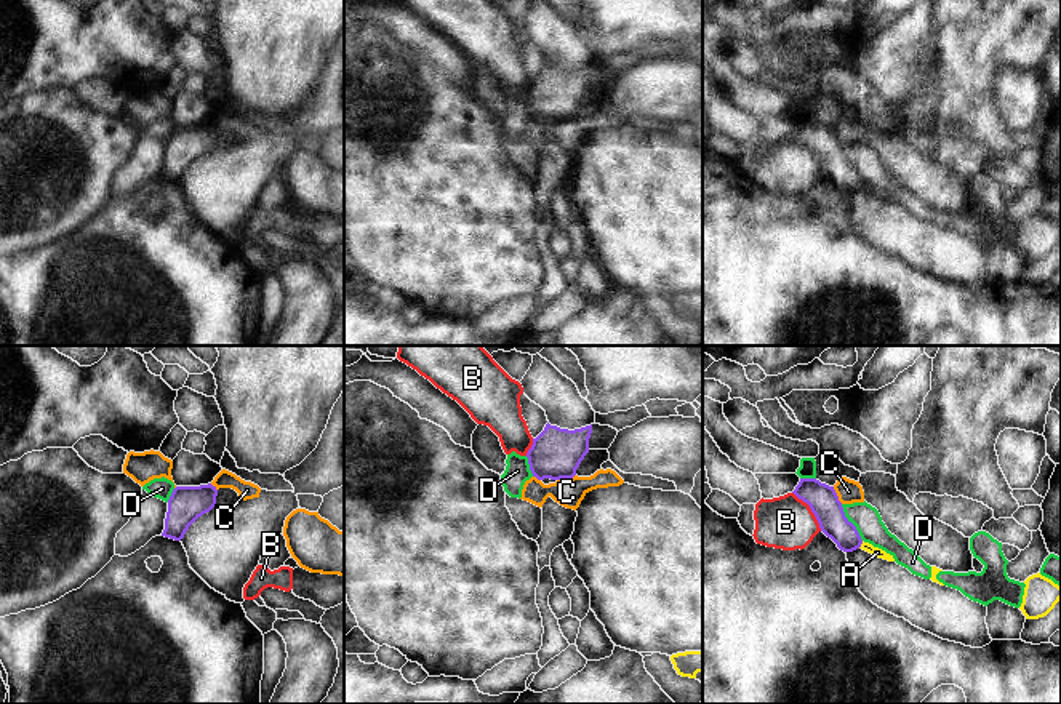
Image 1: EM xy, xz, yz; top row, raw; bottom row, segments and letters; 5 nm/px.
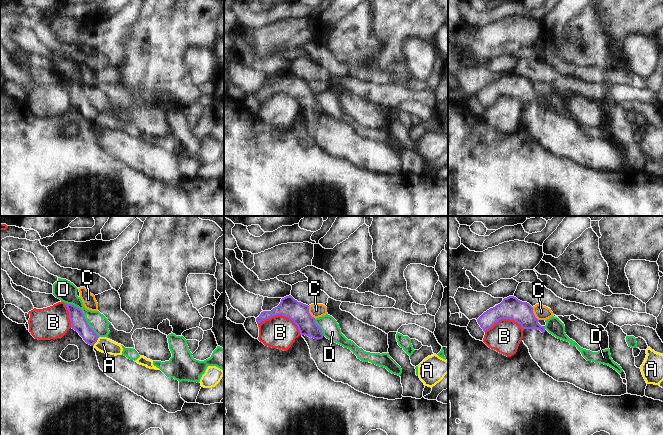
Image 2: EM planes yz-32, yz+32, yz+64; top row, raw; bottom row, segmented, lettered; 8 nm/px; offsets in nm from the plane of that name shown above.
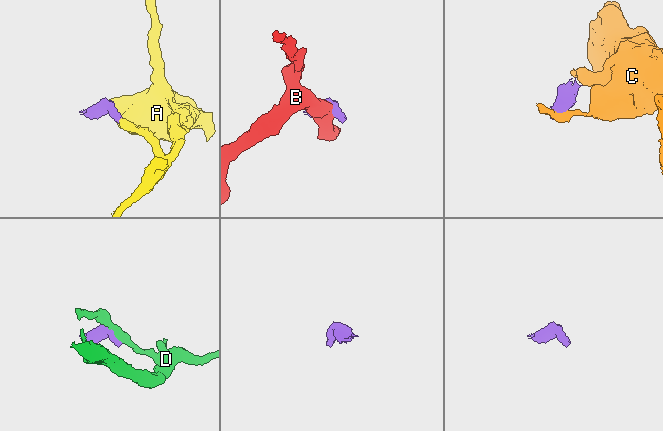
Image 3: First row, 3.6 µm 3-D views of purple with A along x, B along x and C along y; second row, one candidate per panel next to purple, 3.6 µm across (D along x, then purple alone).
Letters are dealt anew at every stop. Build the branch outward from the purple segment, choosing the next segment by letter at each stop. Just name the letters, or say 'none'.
none

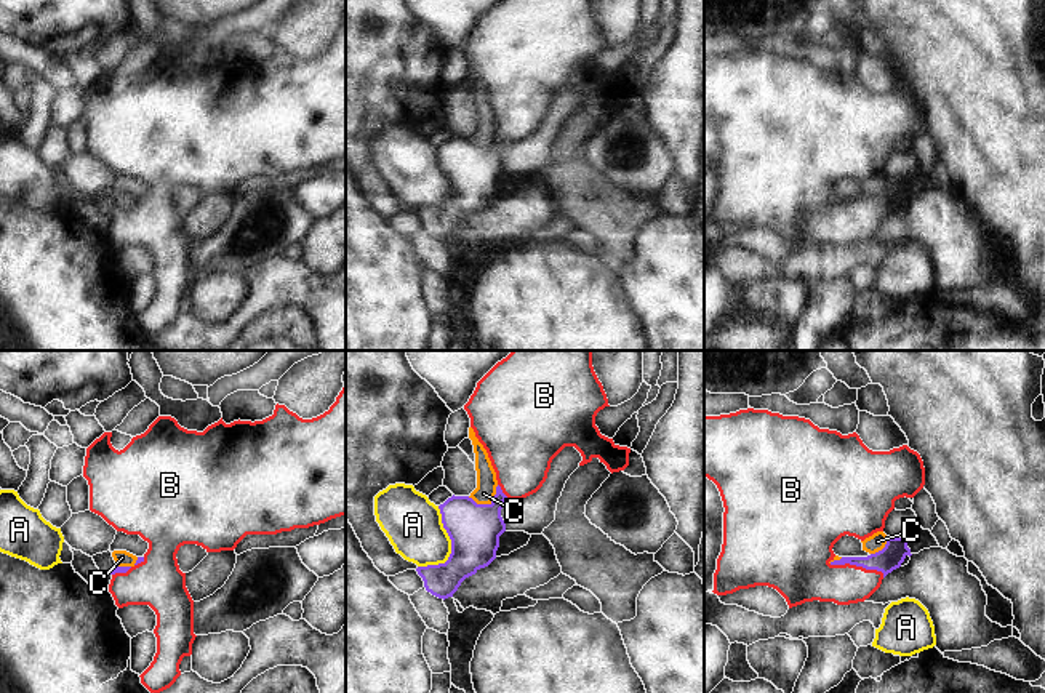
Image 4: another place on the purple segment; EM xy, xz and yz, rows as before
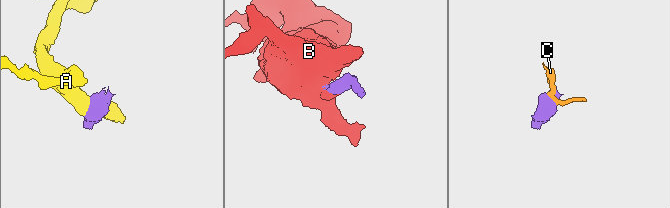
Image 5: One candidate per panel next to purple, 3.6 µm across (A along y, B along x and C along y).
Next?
B

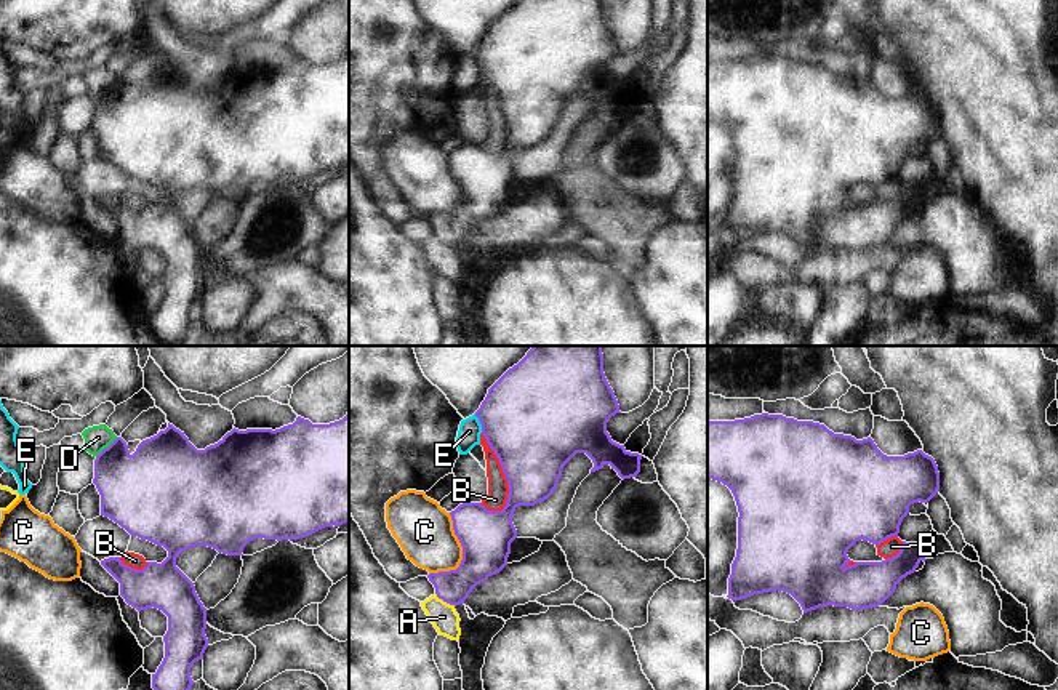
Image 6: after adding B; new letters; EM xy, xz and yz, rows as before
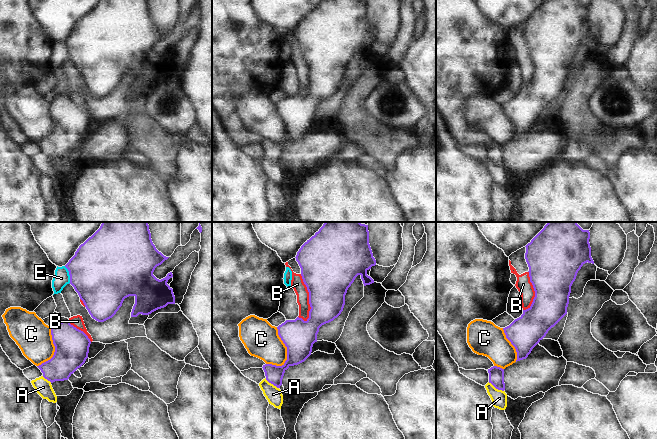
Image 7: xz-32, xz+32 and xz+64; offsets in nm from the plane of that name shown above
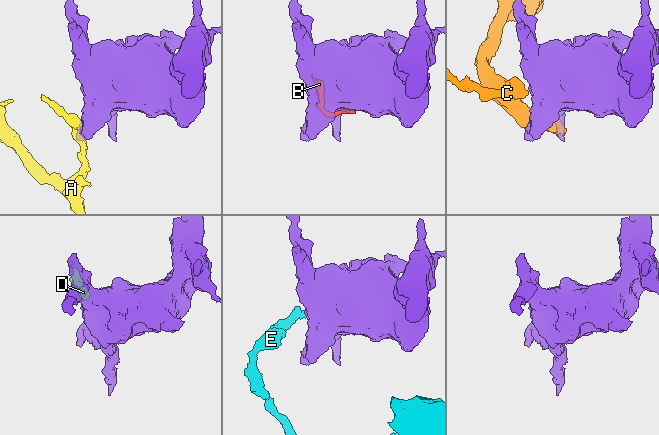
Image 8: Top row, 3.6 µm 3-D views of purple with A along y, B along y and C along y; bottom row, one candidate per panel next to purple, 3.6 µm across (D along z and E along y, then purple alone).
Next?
none

